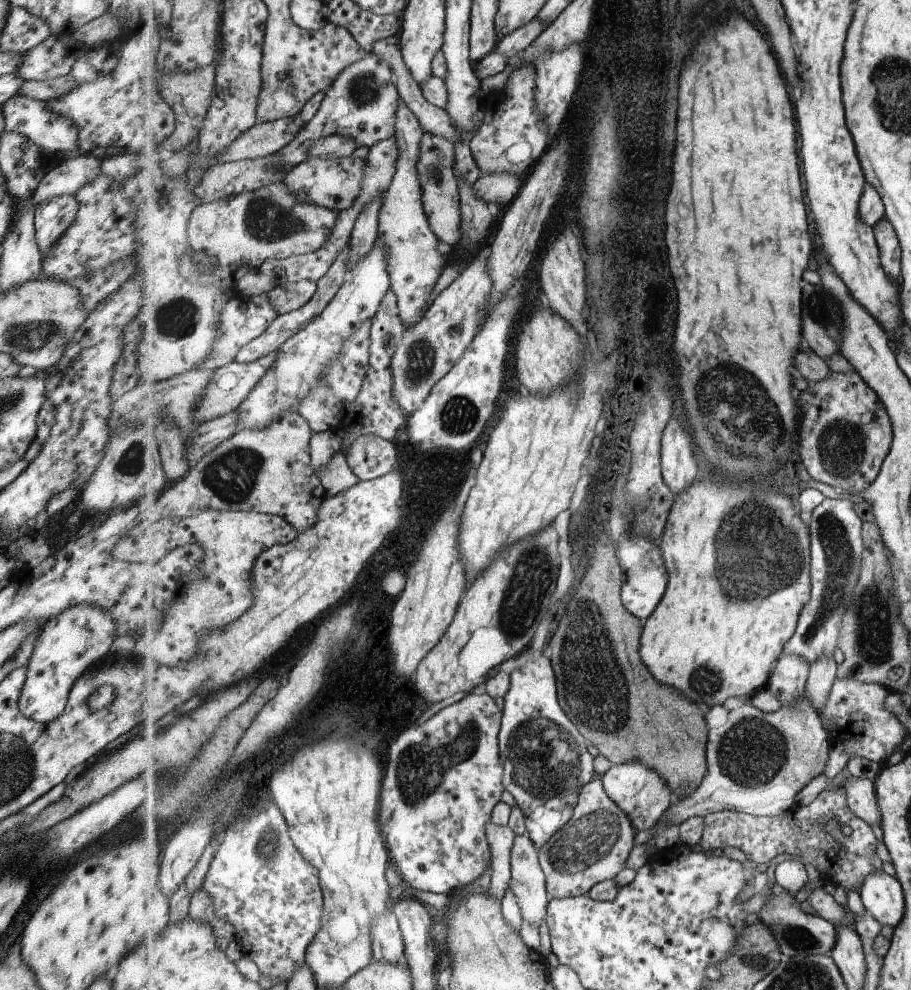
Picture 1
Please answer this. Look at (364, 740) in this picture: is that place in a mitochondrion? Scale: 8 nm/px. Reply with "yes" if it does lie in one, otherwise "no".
no

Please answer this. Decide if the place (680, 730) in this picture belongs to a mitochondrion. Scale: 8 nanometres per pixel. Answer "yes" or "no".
no

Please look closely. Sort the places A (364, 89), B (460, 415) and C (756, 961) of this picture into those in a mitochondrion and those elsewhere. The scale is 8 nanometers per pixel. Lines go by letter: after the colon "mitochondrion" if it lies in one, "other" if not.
A: mitochondrion
B: mitochondrion
C: mitochondrion

